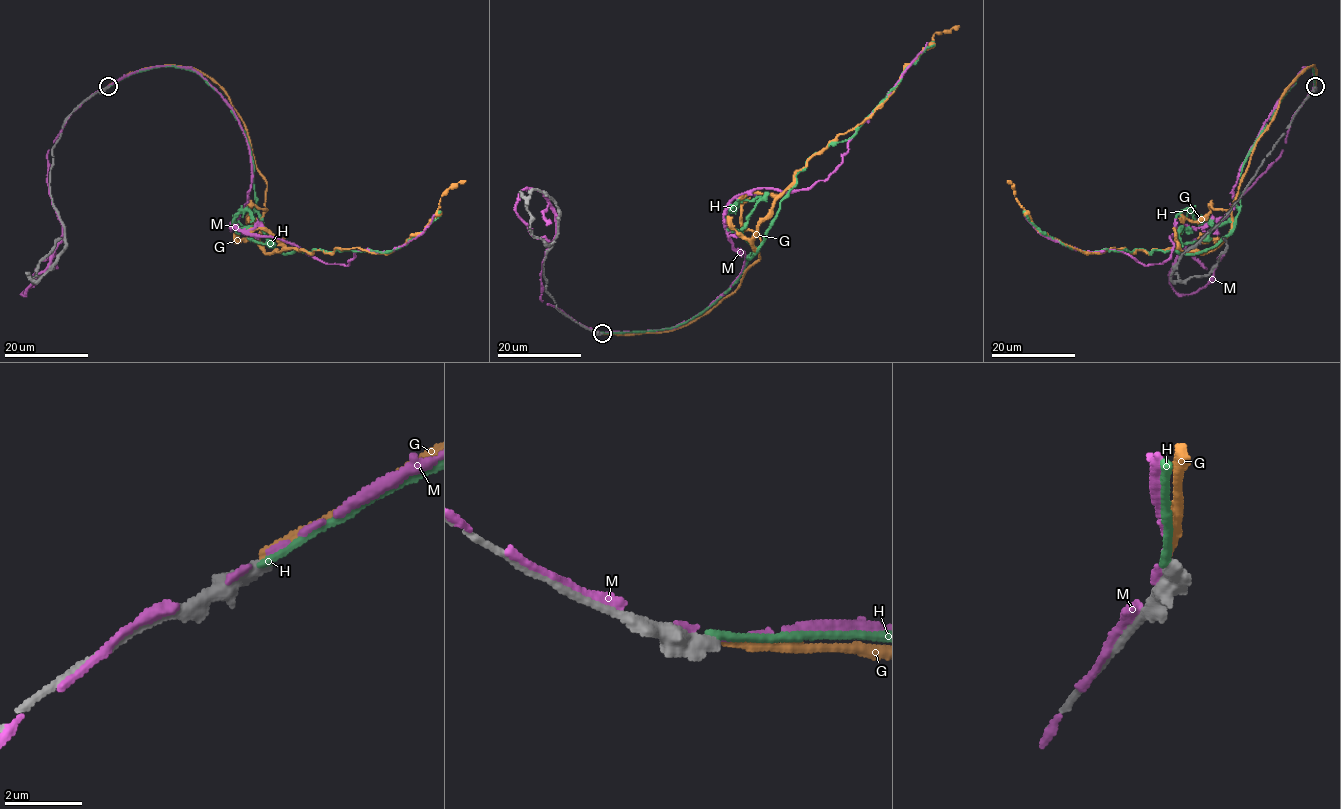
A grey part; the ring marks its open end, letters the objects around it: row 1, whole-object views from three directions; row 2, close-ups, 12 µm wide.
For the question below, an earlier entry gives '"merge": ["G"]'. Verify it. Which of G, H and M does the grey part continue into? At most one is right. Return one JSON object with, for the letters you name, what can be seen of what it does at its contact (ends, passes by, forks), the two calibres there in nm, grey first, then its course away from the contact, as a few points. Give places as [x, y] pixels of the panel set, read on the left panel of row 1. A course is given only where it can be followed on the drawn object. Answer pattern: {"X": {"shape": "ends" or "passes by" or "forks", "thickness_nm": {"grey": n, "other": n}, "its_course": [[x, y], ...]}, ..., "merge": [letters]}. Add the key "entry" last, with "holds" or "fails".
{"merge": [], "entry": "fails"}

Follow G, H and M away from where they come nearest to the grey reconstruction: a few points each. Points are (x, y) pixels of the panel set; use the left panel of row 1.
G: (108, 86), (161, 65), (215, 81), (267, 184), (259, 244), (267, 253), (390, 252), (465, 181)
H: (108, 87), (153, 67), (198, 73), (247, 139), (255, 208), (282, 253), (390, 251), (438, 211)
M: (106, 88), (179, 66), (221, 96), (250, 154), (230, 227), (246, 234), (346, 266), (434, 215)

